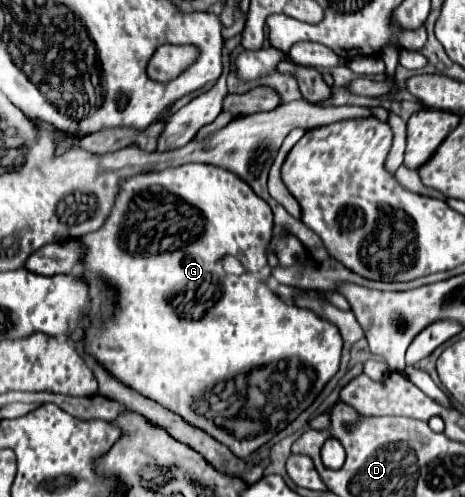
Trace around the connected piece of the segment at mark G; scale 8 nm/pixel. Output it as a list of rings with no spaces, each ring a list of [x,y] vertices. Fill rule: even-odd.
[[[187,163],[123,181],[103,229],[81,237],[87,245],[85,269],[89,271],[83,277],[87,281],[103,277],[119,291],[117,315],[97,329],[85,329],[87,349],[93,353],[95,361],[105,365],[121,383],[207,431],[241,459],[247,459],[261,445],[271,441],[315,401],[321,389],[339,371],[343,349],[339,329],[335,329],[331,321],[315,317],[311,309],[299,309],[297,305],[281,301],[279,295],[267,287],[265,280],[272,274],[267,261],[271,239],[271,207],[235,173],[207,163]],[[227,256],[239,259],[245,270],[243,275],[229,275],[223,269],[223,259]]]

